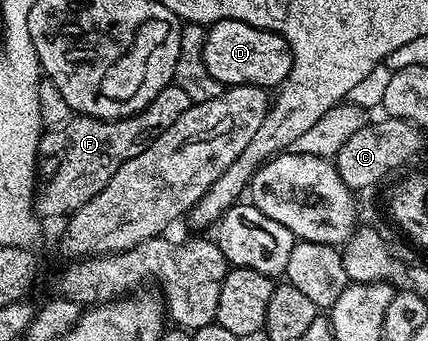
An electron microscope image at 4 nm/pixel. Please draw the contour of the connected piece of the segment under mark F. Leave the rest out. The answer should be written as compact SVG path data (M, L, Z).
M172 84L161 88L161 92L157 92L151 105L146 106L142 112L128 118L101 120L100 118L71 116L64 126L59 126L56 130L48 129L39 139L39 152L43 156L55 154L55 175L44 186L42 183L33 202L34 213L43 220L59 217L62 219L64 216L74 214L89 200L93 200L93 196L97 196L97 192L101 192L101 188L105 188L105 184L109 184L109 180L113 180L113 172L117 172L117 168L121 168L121 164L125 164L125 160L133 160L133 156L145 152L145 148L149 148L151 141L157 136L161 136L161 132L165 132L165 128L169 128L169 124L174 124L184 112L189 112L192 104L189 95L180 86Z

